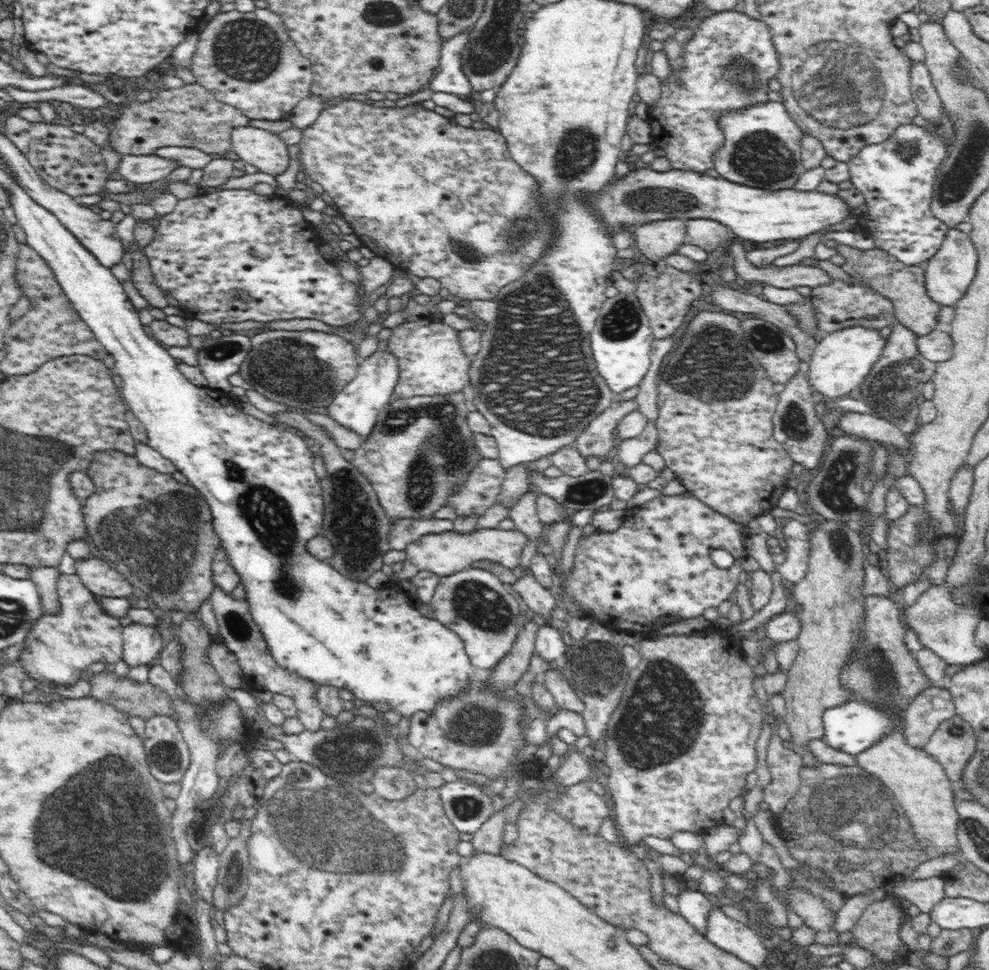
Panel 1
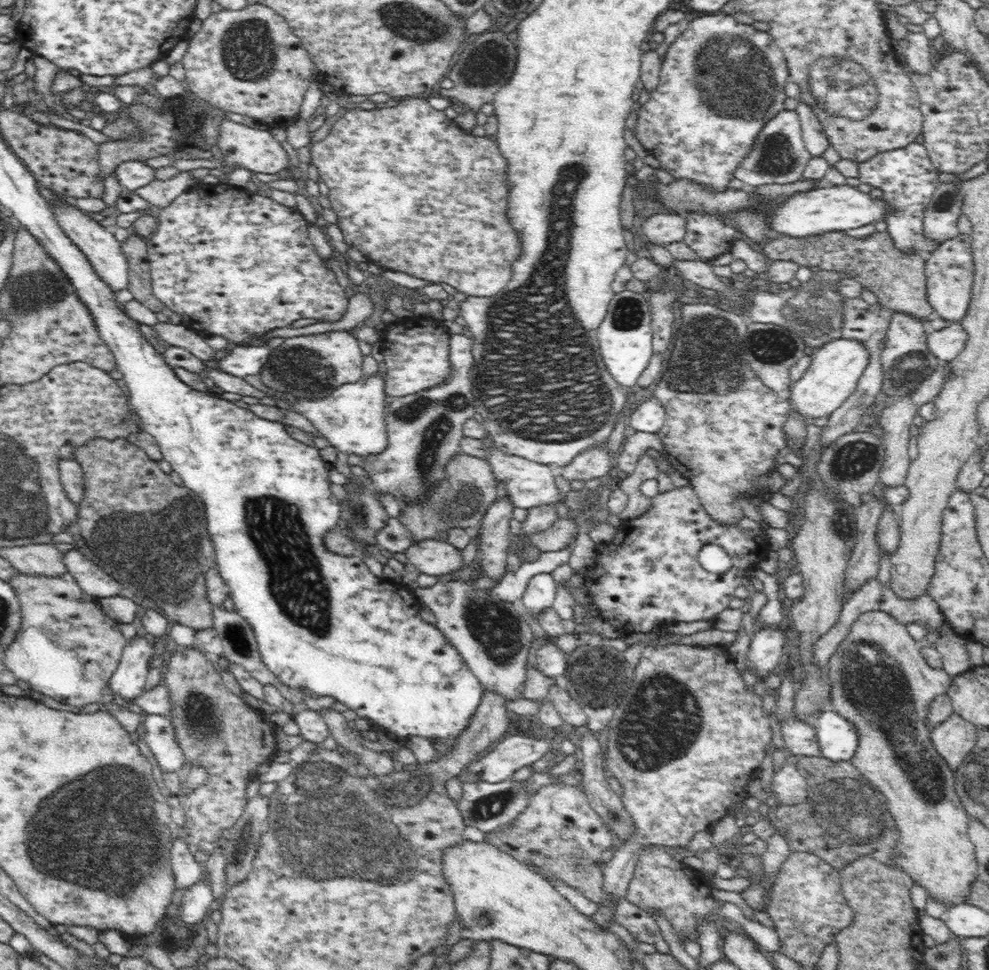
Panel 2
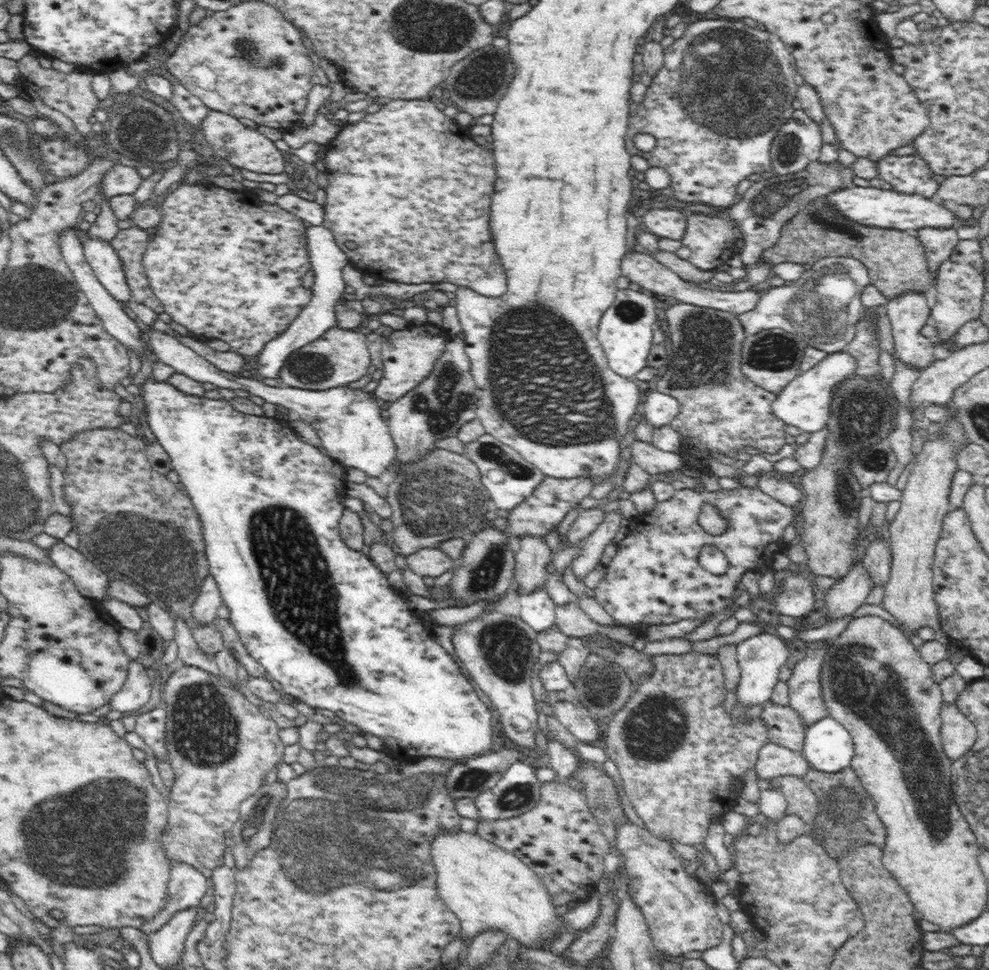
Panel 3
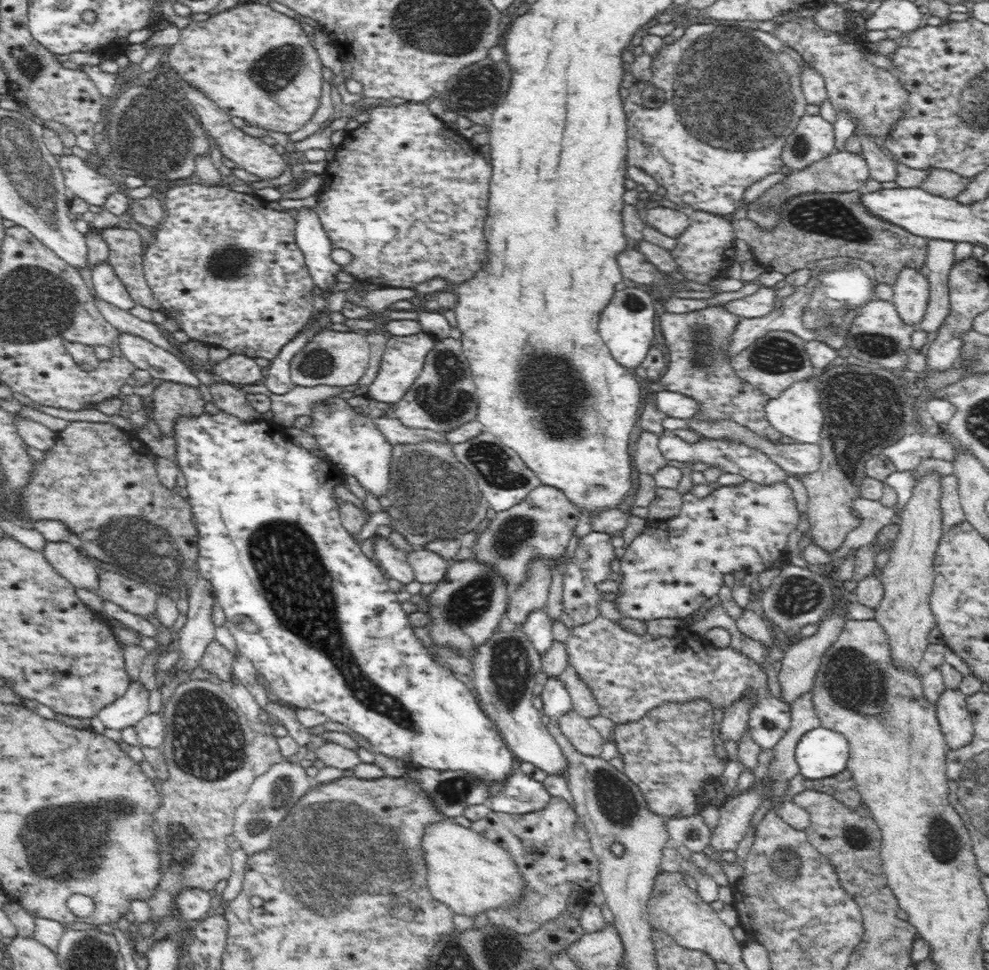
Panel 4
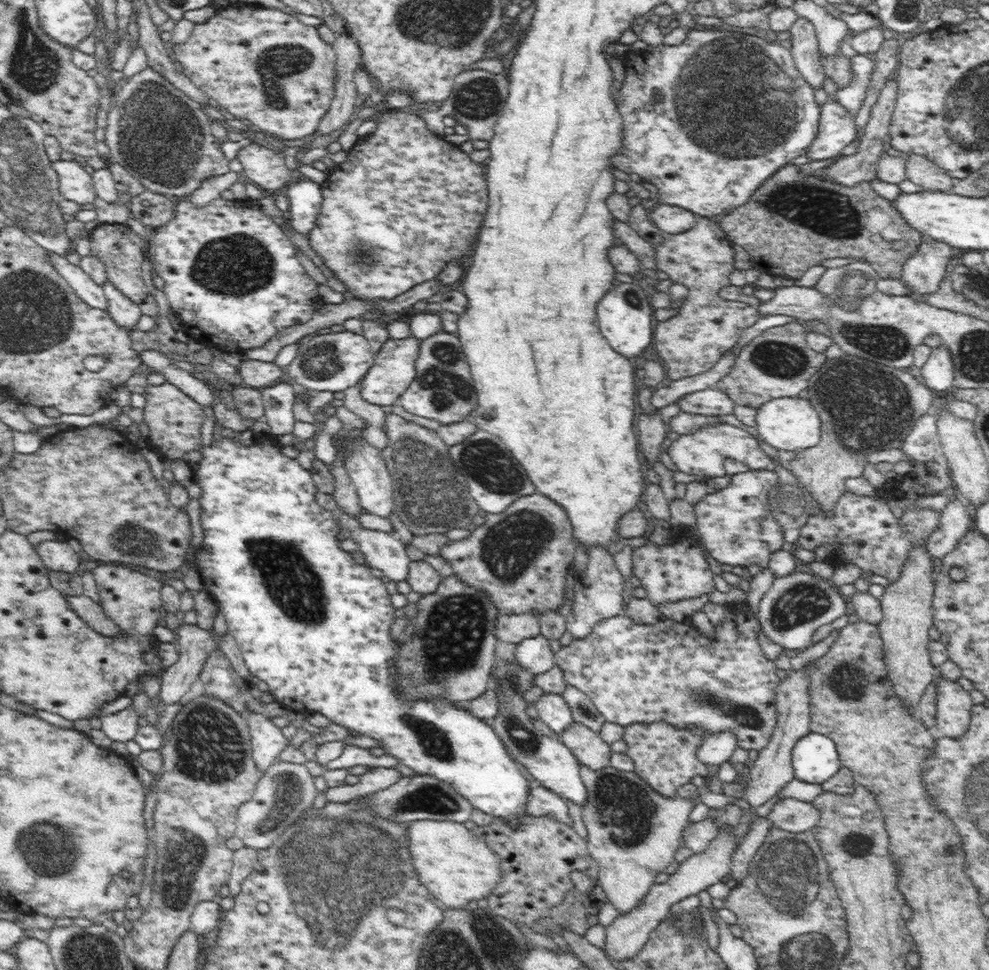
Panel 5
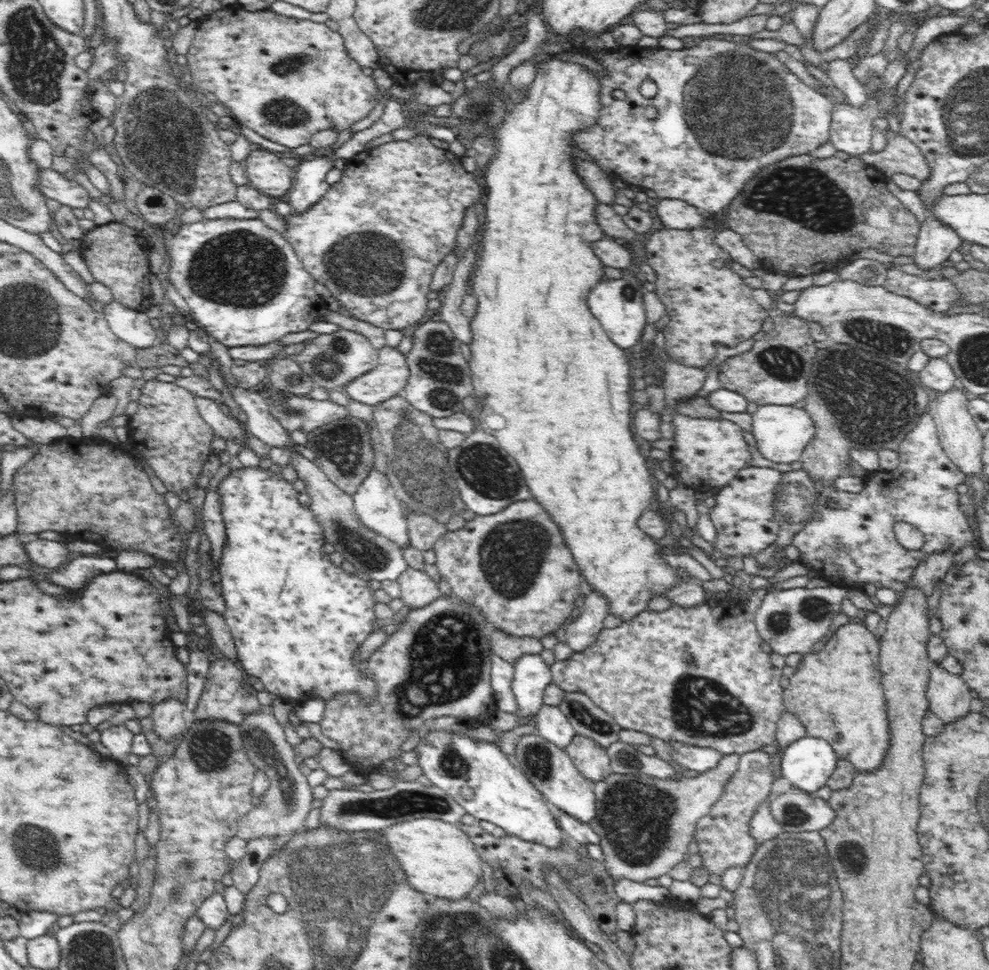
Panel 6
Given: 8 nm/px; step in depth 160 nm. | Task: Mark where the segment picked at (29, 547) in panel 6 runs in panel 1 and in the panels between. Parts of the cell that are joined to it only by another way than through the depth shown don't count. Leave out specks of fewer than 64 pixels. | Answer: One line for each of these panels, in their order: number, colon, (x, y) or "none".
1: (102, 580)
2: (91, 578)
3: (91, 582)
4: (71, 563)
5: (59, 556)

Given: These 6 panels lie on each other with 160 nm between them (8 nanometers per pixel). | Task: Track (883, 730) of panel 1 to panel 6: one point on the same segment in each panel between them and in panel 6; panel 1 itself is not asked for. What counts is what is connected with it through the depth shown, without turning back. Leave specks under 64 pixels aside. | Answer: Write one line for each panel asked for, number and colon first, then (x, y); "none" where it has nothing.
2: (837, 738)
3: (828, 746)
4: (823, 752)
5: (814, 758)
6: (807, 763)

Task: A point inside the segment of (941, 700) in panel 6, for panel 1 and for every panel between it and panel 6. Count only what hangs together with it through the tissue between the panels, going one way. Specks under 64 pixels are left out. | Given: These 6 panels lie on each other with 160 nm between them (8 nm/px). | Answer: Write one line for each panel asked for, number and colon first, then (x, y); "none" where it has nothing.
1: (953, 752)
2: (953, 739)
3: (958, 733)
4: (955, 720)
5: (954, 704)

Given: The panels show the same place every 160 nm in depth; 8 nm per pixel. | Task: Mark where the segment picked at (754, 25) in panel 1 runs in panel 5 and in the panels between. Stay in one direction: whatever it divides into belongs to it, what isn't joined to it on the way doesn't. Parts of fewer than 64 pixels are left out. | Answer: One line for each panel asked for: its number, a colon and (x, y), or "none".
2: (720, 81)
3: (714, 107)
4: (707, 134)
5: (707, 121)

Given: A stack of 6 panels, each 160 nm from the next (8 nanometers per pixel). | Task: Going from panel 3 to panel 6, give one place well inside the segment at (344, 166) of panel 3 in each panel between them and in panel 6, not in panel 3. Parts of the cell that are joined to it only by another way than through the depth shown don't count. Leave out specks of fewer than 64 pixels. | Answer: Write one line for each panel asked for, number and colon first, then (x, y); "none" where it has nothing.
4: (399, 183)
5: (424, 207)
6: (411, 193)

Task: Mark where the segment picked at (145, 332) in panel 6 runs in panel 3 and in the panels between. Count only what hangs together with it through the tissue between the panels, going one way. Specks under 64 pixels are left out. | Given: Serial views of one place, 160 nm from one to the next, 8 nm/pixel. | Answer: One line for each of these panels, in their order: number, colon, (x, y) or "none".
3: (100, 255)
4: (108, 286)
5: (126, 313)

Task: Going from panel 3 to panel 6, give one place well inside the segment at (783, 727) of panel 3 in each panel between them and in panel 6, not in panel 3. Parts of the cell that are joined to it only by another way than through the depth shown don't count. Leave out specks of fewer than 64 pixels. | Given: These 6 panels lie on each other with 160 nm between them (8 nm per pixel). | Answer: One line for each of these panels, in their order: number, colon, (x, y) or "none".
4: (629, 674)
5: (666, 672)
6: (698, 676)

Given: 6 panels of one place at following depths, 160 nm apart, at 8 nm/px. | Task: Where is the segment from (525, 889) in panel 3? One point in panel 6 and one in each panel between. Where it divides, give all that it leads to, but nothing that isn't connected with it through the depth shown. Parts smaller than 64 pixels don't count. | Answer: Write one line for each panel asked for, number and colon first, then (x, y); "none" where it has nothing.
4: (470, 874)
5: (456, 866)
6: (438, 858)

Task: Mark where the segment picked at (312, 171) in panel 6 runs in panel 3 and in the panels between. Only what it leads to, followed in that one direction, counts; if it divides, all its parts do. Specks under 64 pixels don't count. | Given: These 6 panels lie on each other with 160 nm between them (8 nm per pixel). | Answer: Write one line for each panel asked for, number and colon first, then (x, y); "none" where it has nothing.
3: (318, 316)
4: (310, 236)
5: (305, 198)

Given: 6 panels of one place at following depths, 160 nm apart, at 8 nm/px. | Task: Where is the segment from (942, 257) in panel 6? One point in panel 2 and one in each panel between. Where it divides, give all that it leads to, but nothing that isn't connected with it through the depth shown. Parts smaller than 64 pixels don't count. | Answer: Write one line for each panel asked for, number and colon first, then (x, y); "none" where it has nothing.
2: (906, 360)
3: (908, 313)
4: (911, 290)
5: (922, 274)

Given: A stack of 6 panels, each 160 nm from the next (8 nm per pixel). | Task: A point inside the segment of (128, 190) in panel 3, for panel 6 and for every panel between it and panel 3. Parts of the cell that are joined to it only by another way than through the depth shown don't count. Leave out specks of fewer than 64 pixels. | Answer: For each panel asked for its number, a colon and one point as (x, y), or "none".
4: (81, 179)
5: (75, 183)
6: (55, 185)

